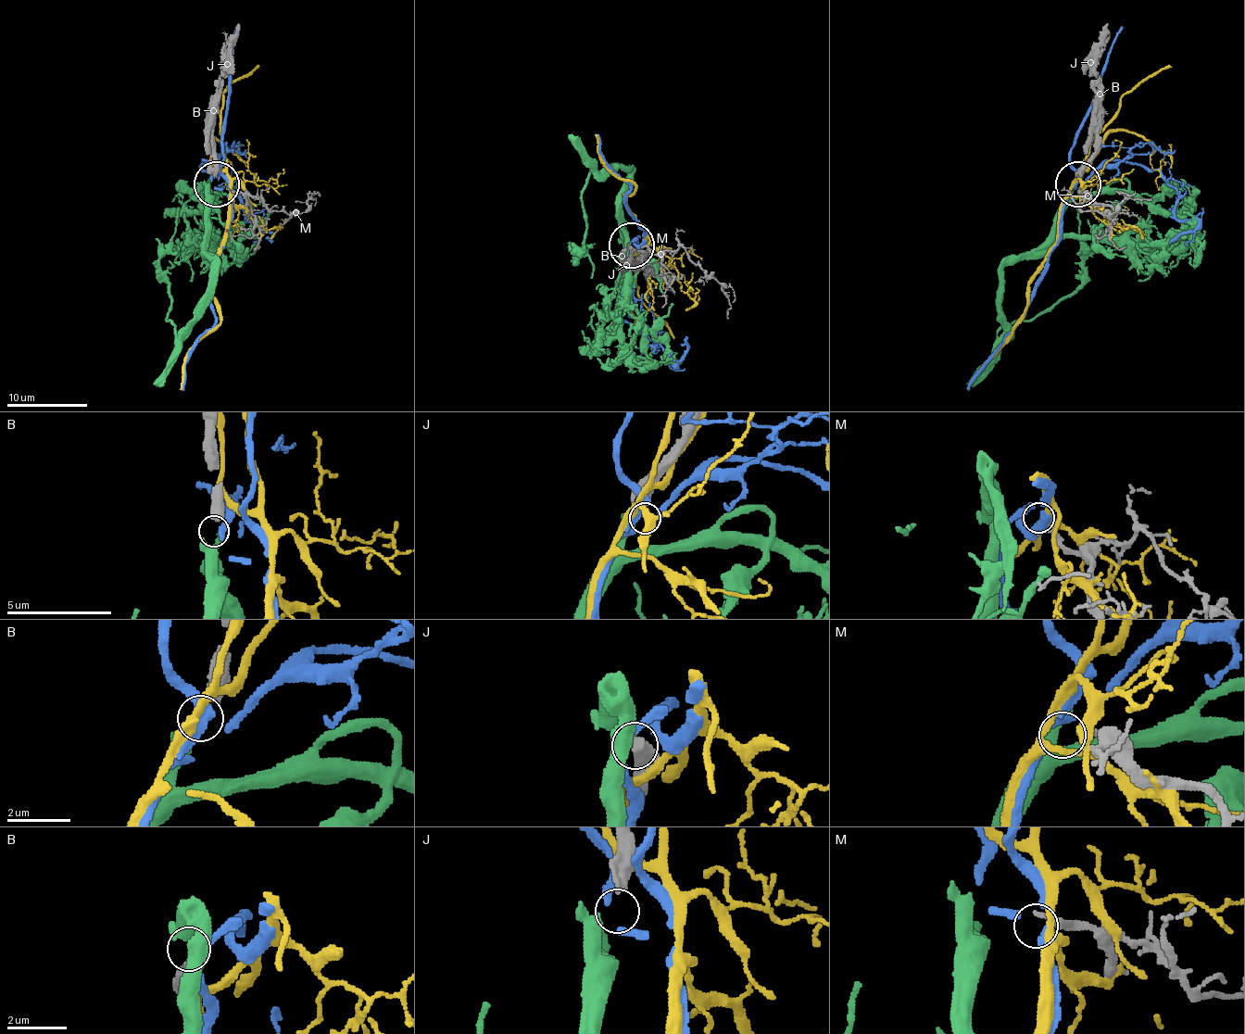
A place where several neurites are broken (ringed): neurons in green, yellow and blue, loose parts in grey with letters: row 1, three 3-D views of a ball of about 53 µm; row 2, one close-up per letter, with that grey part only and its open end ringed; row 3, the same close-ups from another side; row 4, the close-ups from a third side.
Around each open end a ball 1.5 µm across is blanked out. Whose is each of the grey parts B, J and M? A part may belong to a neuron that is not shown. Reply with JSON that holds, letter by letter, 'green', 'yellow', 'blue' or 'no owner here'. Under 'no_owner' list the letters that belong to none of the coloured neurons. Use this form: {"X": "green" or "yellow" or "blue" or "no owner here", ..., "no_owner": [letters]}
{"B": "green", "J": "no owner here", "M": "blue", "no_owner": ["J"]}

